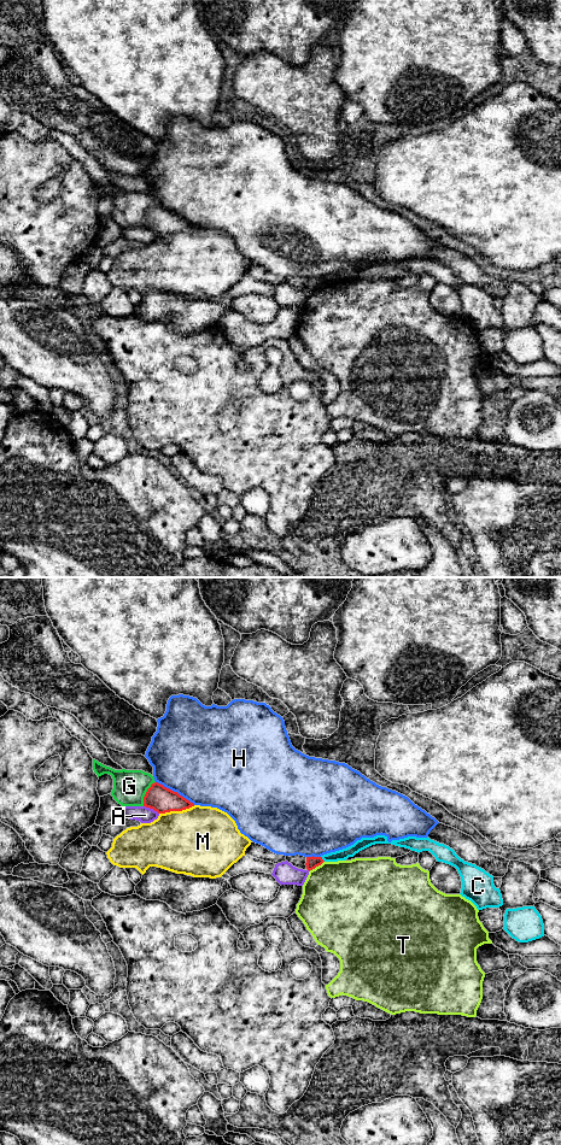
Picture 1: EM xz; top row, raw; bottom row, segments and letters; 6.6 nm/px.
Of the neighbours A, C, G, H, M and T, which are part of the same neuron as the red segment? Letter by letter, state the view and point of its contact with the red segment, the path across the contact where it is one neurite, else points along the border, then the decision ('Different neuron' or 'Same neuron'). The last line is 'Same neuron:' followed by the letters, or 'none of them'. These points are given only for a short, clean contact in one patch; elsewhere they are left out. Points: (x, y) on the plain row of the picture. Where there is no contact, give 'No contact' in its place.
A: Touches red at xz (151, 229). Different neuron
C: Touches red at xz (321, 280). Boundary: xz (321, 277), (325, 282). Different neuron
G: Touches red at xz (146, 215). Different neuron
H: Touches red at xz (175, 213). Different neuron
M: Touches red at xz (176, 232). Different neuron
T: Touches red at xz (316, 287). Different neuron
Same neuron: none of them

